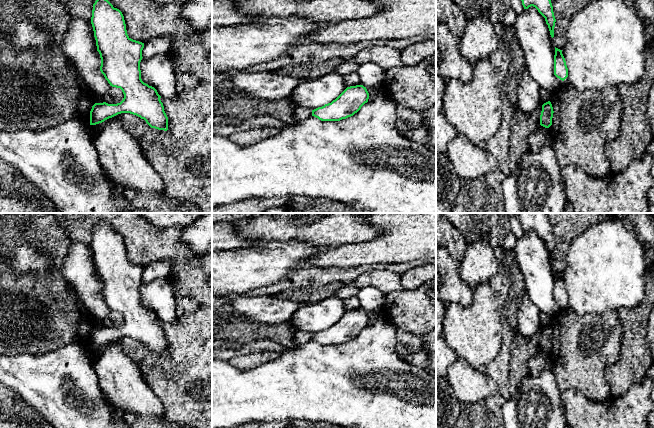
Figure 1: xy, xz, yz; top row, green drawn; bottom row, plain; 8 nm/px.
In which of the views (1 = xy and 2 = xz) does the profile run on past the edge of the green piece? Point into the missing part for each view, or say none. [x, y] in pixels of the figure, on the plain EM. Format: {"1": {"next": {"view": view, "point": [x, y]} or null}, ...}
{"1": {"next": null}, "2": {"next": null}}

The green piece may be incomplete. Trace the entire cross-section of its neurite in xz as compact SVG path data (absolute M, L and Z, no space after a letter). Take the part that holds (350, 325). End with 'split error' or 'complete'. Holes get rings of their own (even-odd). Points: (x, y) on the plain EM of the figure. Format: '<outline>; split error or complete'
M363 309L347 311L335 324L312 334L321 345L340 345L357 337L368 326L369 317Z; complete

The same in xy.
M98 222L93 228L91 248L101 282L100 295L110 310L122 314L124 322L117 328L95 327L90 335L90 349L102 347L121 337L130 337L144 343L151 352L167 355L168 341L160 324L161 320L154 311L141 303L140 286L144 267L128 260L122 236L114 232L107 223Z; complete

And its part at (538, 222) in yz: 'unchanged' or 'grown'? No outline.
unchanged

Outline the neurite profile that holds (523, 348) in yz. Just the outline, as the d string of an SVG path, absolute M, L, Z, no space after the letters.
M541 326L538 333L533 337L524 337L516 332L511 343L511 360L509 381L513 390L521 386L523 379L528 376L529 360L540 350L542 335Z

